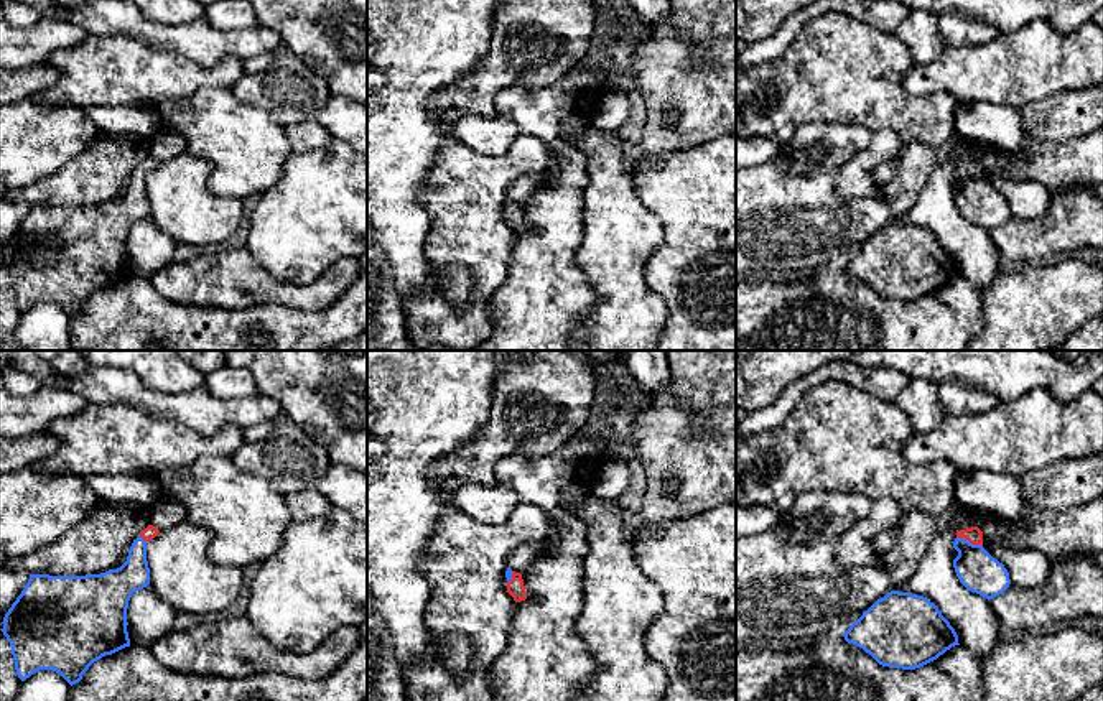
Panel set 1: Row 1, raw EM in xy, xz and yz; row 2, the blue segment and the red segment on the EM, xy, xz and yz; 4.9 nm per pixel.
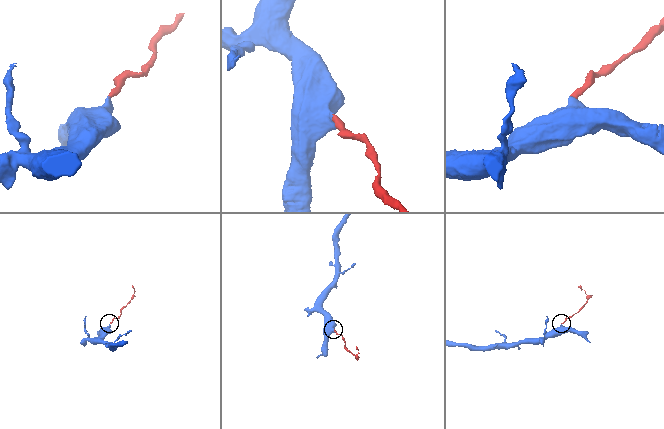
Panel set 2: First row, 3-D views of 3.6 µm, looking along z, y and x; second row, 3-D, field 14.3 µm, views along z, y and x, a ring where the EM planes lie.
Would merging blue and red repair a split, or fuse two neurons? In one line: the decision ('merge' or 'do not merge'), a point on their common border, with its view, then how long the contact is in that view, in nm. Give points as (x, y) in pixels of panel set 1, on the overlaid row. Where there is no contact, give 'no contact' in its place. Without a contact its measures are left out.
merge; contact yz (968, 542); length 140 nm

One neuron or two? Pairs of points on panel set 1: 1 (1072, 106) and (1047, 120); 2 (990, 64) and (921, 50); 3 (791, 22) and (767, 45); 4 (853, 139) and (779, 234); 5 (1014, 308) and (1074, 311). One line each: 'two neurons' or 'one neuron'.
1: one neuron
2: two neurons
3: one neuron
4: one neuron
5: one neuron

